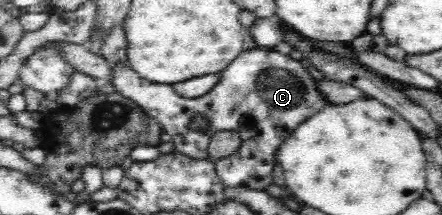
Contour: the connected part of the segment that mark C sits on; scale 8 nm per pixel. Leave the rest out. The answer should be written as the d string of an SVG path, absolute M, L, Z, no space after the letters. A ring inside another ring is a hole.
M275 49L243 50L220 72L220 78L205 95L193 99L177 95L171 85L143 79L128 61L111 62L111 68L106 86L133 99L149 117L157 119L163 132L173 137L176 152L195 160L207 160L210 139L217 131L238 133L242 143L237 153L215 161L217 176L231 187L247 186L263 191L273 184L274 160L278 159L278 149L283 141L307 119L307 115L315 115L329 104L300 60Z

